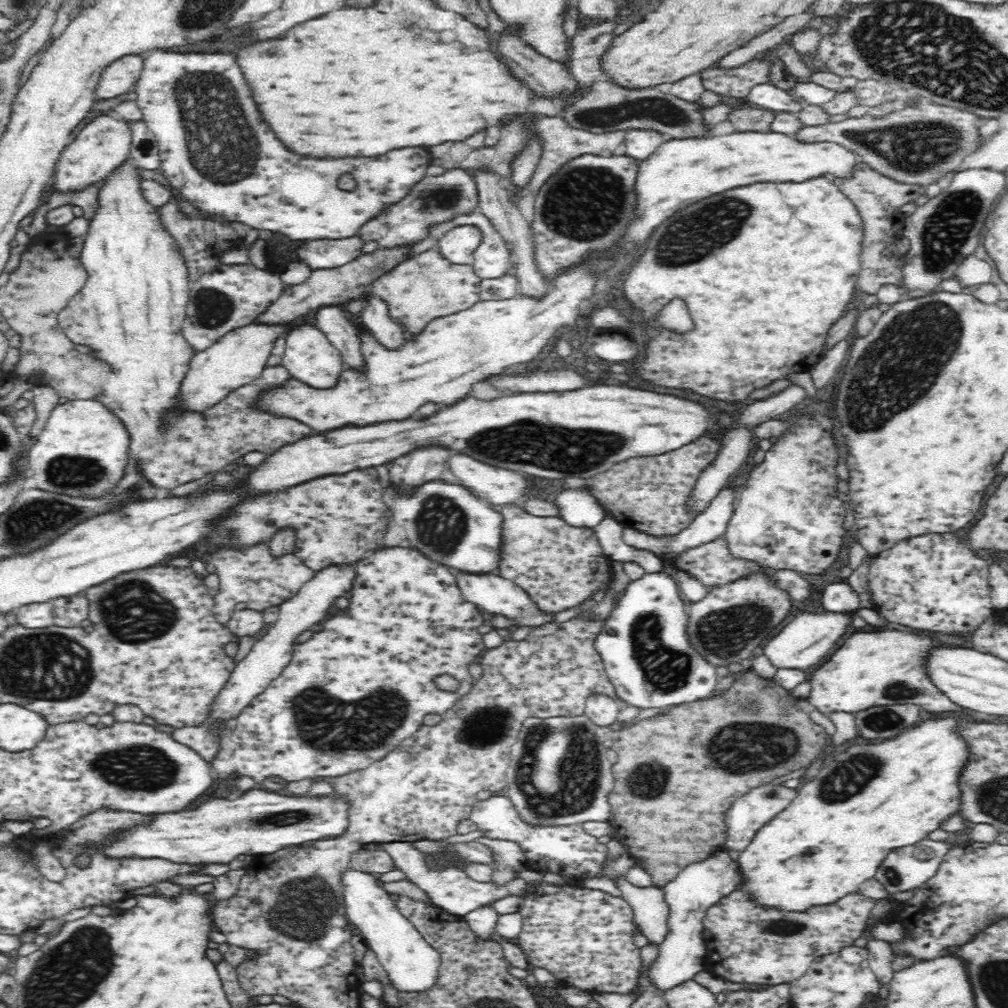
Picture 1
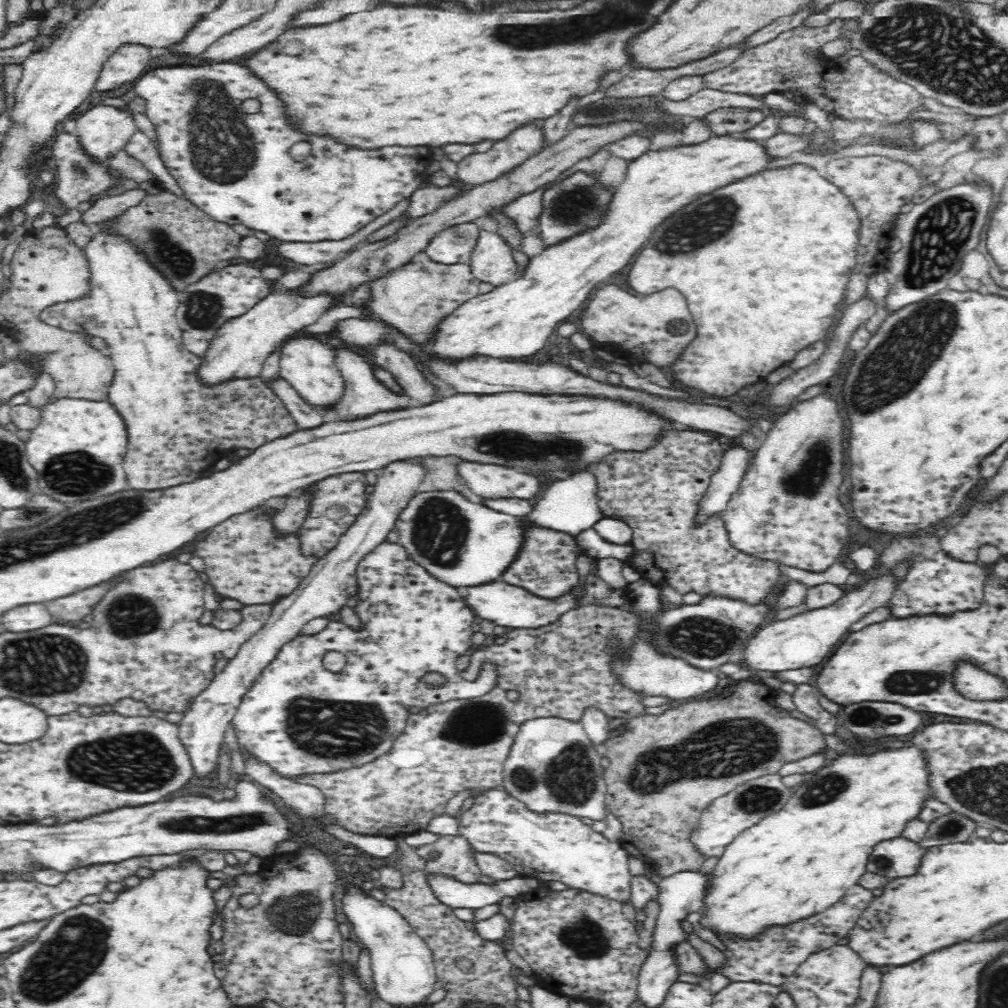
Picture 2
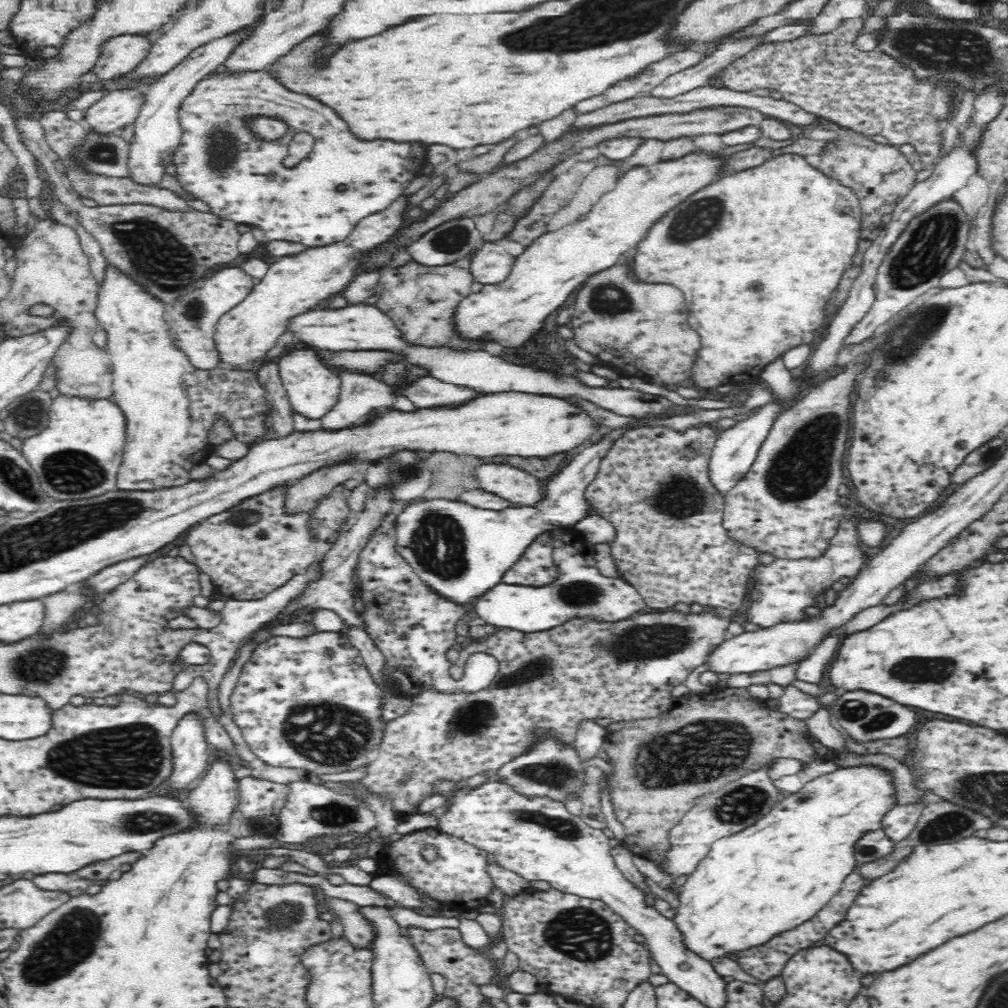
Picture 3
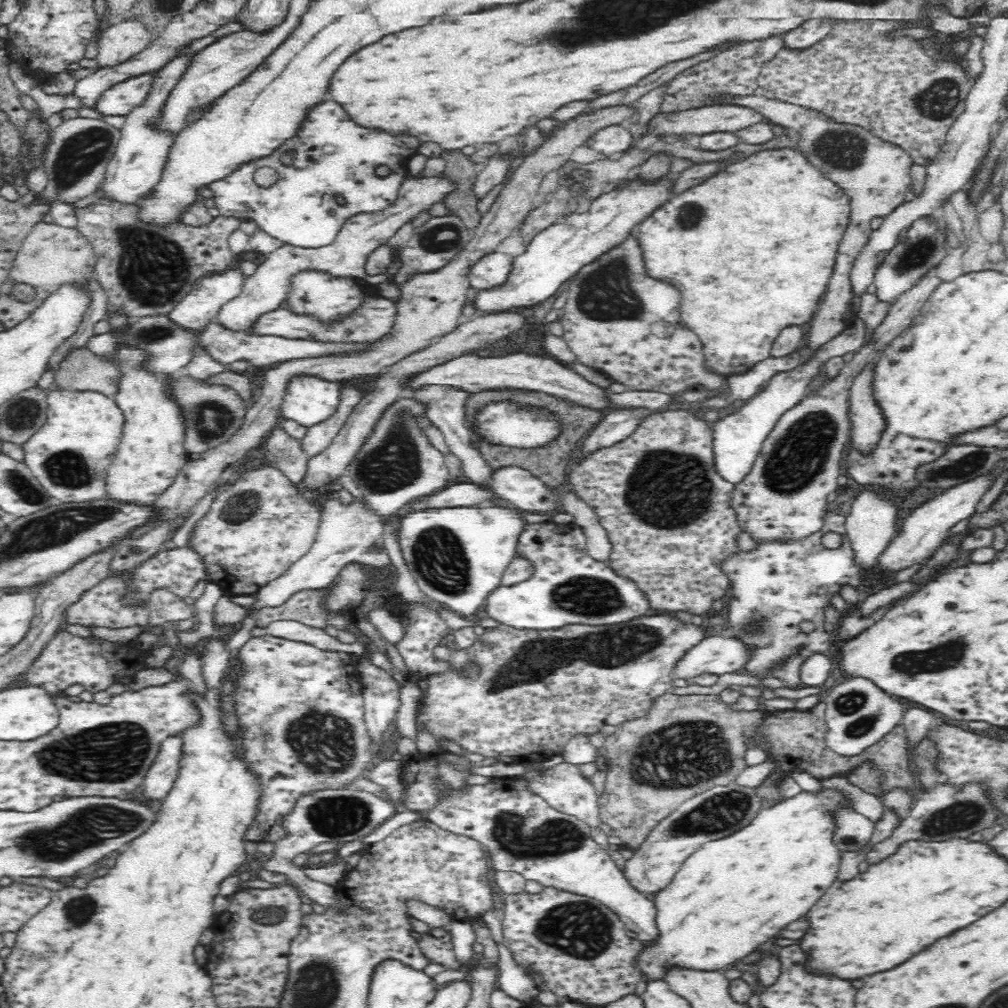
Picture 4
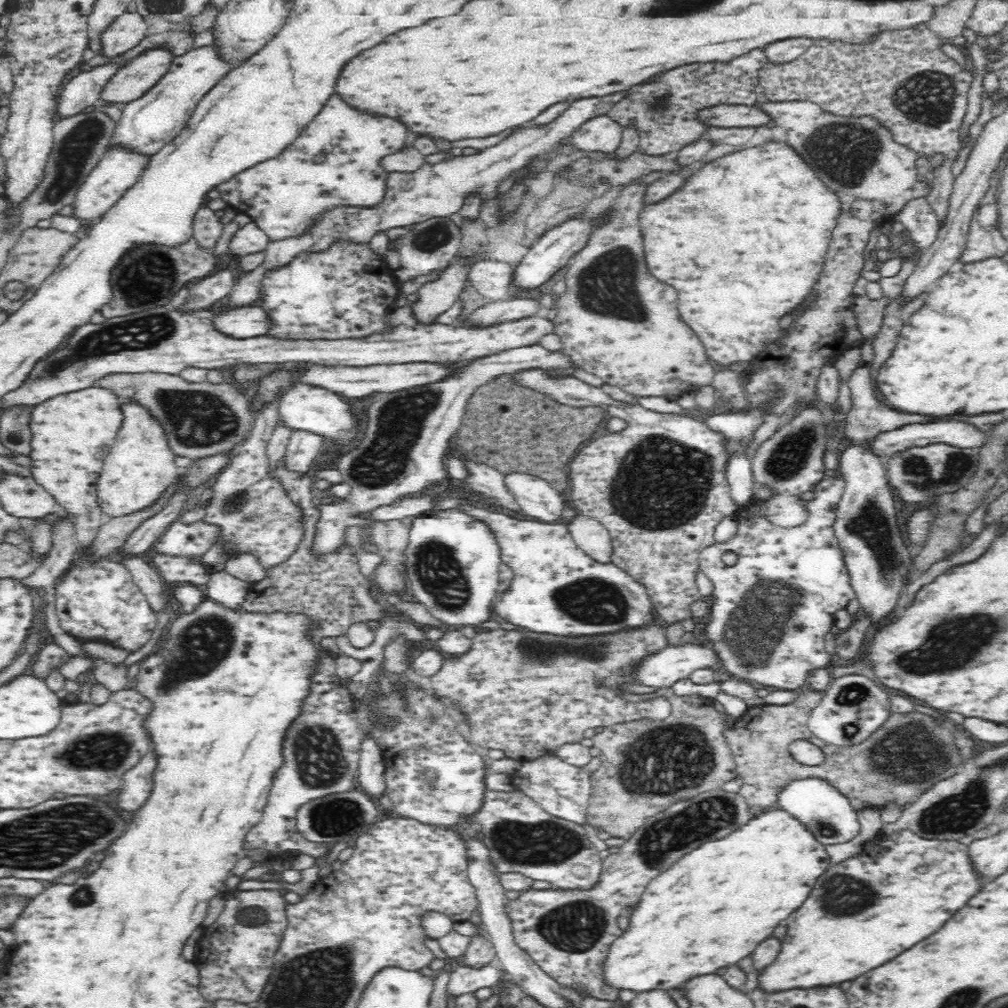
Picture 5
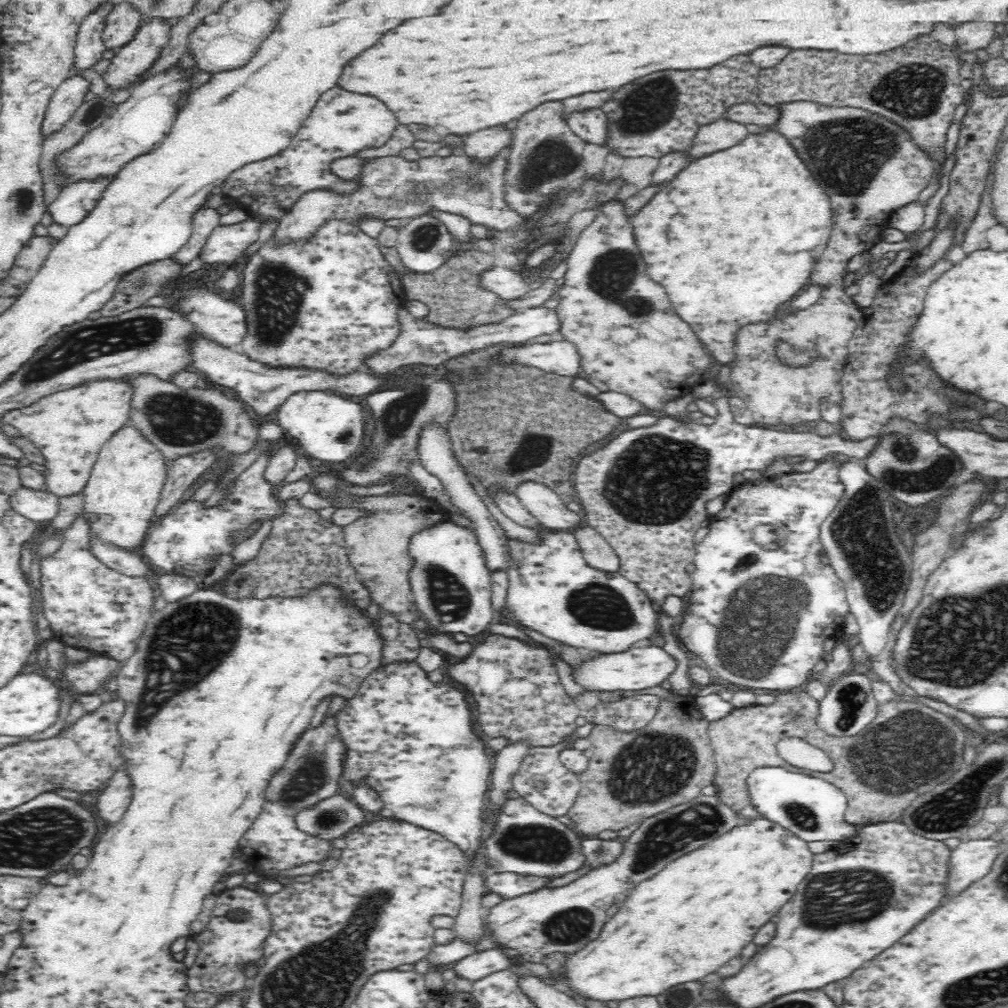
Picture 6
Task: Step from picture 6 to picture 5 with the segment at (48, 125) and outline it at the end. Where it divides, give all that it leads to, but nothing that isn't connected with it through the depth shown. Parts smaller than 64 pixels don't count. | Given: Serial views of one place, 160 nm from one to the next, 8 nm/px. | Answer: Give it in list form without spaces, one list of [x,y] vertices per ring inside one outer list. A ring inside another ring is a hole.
[[[114,63],[98,65],[90,71],[80,70],[74,78],[70,78],[62,86],[62,92],[58,98],[60,118],[74,117],[101,103],[102,87],[120,65]]]

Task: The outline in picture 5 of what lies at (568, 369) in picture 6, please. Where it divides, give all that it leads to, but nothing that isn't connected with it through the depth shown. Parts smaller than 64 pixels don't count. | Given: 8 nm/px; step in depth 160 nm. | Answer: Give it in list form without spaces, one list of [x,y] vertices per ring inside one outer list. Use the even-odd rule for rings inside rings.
[[[536,343],[475,358],[438,382],[372,394],[364,438],[356,448],[337,459],[338,470],[344,482],[351,486],[351,491],[342,502],[318,506],[320,520],[312,546],[316,554],[330,553],[344,545],[345,526],[356,525],[364,529],[370,521],[376,521],[357,518],[360,511],[392,504],[406,496],[420,495],[427,486],[448,479],[444,464],[449,455],[451,439],[462,424],[469,398],[479,386],[503,374],[517,374],[532,368],[568,370],[572,366],[570,356],[564,351],[551,351]]]

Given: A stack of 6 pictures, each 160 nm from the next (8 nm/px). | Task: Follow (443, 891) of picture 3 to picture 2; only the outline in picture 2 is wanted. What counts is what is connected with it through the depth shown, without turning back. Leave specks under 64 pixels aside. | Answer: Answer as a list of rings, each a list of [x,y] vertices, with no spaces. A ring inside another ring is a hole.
[[[441,835],[432,844],[424,844],[413,849],[416,855],[426,859],[425,867],[429,876],[445,876],[445,878],[451,878],[451,880],[461,882],[461,884],[476,884],[476,882],[480,882],[480,878],[484,875],[478,866],[476,851],[463,836]],[[434,852],[438,856],[433,860],[429,857]]]

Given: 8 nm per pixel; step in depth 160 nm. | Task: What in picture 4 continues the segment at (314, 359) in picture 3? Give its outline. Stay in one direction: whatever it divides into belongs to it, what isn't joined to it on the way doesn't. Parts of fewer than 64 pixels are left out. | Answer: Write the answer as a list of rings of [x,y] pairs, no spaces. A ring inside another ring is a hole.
[[[314,377],[293,379],[283,398],[282,418],[305,428],[328,421],[338,410],[342,385]]]

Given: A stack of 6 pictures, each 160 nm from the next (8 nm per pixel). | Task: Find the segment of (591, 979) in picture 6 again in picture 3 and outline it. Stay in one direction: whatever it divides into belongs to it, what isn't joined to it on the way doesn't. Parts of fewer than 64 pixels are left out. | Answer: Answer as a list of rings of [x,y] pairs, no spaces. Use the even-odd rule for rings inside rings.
[[[858,766],[838,768],[807,782],[798,792],[786,794],[768,814],[754,826],[716,840],[704,858],[678,888],[678,906],[673,908],[671,921],[681,937],[681,944],[695,956],[712,962],[730,954],[749,952],[772,936],[786,932],[816,914],[829,900],[854,864],[853,844],[864,832],[880,829],[883,814],[892,806],[891,780],[879,768]]]

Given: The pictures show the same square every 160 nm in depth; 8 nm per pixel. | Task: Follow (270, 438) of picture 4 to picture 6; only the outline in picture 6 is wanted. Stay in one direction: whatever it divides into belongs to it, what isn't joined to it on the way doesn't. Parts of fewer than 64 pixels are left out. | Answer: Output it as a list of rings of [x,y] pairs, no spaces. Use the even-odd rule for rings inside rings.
[[[288,499],[281,517],[275,518],[272,528],[263,538],[258,552],[243,563],[234,562],[217,588],[220,594],[230,598],[292,598],[300,596],[320,582],[332,582],[342,586],[348,598],[367,610],[373,604],[371,593],[362,583],[356,569],[350,566],[346,556],[344,534],[340,526],[334,526],[314,509],[302,508],[298,499]]]

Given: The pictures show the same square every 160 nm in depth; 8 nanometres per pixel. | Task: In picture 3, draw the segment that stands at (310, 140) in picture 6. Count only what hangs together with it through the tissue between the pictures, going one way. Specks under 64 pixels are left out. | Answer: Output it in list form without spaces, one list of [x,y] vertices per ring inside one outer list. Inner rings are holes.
[[[214,71],[202,79],[183,100],[179,111],[179,124],[183,134],[176,147],[173,164],[177,169],[180,186],[192,196],[204,201],[211,212],[220,218],[261,227],[270,240],[296,242],[306,247],[323,247],[345,240],[353,226],[368,215],[388,208],[403,194],[412,180],[420,175],[424,158],[424,146],[418,142],[392,142],[392,140],[362,140],[350,132],[348,124],[338,116],[338,112],[308,94],[298,94],[286,90],[268,71],[241,74],[223,74]],[[256,114],[280,114],[290,126],[290,136],[284,136],[272,146],[252,146],[248,134],[240,130],[240,120]],[[298,132],[308,132],[314,136],[314,148],[298,166],[286,168],[282,160],[288,152],[292,136]]]

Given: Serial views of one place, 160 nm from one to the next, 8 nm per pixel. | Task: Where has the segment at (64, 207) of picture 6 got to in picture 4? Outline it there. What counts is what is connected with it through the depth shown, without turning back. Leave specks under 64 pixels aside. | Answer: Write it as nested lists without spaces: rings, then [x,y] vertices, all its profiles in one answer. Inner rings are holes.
[[[186,54],[186,56],[172,58],[168,64],[164,65],[156,74],[155,82],[152,84],[150,94],[144,104],[126,115],[125,124],[121,129],[121,138],[116,143],[114,152],[111,154],[112,158],[110,158],[106,172],[103,174],[103,179],[97,186],[99,196],[95,192],[93,194],[95,198],[119,202],[120,204],[135,204],[159,179],[160,173],[164,170],[164,164],[166,164],[169,146],[172,144],[173,138],[176,137],[150,129],[150,122],[158,116],[162,104],[166,102],[166,98],[170,94],[170,89],[180,78],[187,60],[192,55]]]

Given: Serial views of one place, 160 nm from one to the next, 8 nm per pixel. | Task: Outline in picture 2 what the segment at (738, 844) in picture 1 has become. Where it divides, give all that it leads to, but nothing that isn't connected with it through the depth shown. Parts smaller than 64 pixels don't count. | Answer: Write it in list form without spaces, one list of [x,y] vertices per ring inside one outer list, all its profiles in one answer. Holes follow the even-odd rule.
[[[776,772],[774,774],[766,774],[760,778],[754,778],[750,782],[744,782],[740,786],[736,786],[732,792],[716,798],[714,802],[710,802],[698,816],[696,828],[688,834],[690,844],[696,848],[697,854],[702,857],[718,858],[720,850],[724,848],[742,830],[754,826],[758,820],[782,810],[782,806],[786,804],[786,800],[790,798],[790,790],[782,783],[781,776]]]

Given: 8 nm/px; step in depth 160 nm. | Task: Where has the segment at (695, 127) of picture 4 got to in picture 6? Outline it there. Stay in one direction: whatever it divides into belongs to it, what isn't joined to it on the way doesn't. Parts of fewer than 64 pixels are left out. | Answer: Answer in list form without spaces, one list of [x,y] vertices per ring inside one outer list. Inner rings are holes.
[[[750,102],[734,104],[727,113],[728,120],[741,124],[758,125],[767,129],[770,125],[777,125],[781,118],[780,106],[768,104],[751,104]]]

